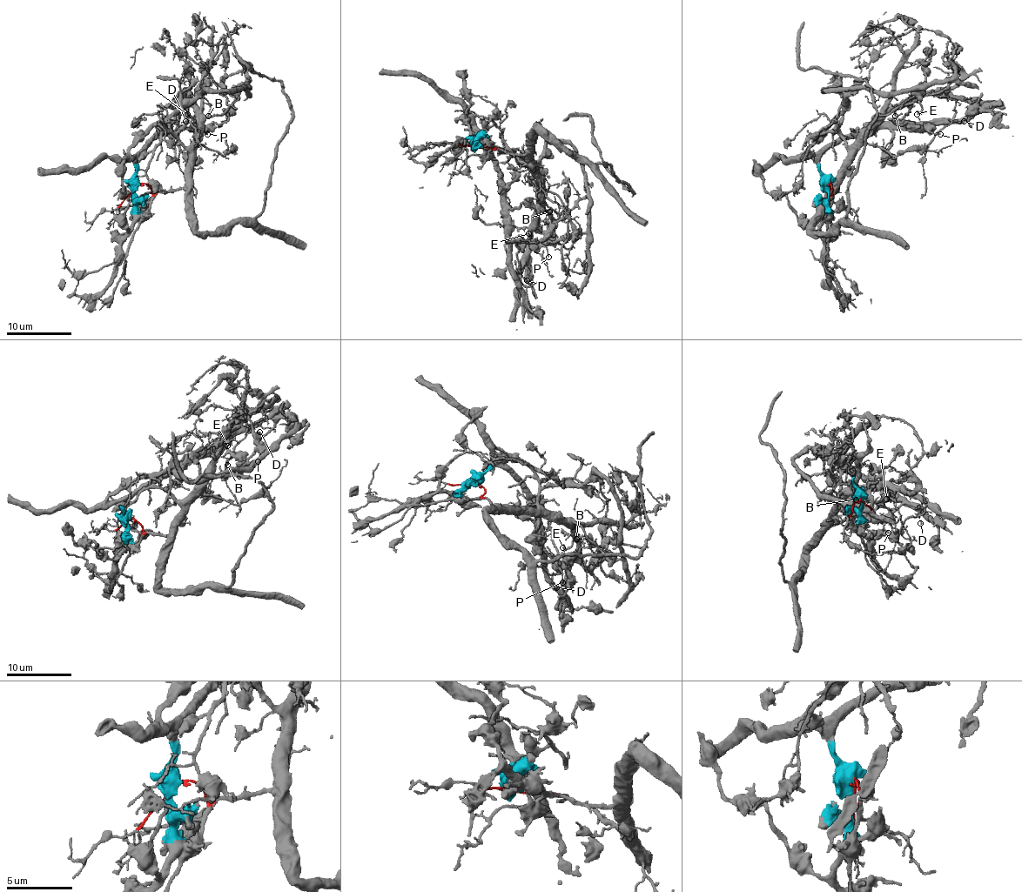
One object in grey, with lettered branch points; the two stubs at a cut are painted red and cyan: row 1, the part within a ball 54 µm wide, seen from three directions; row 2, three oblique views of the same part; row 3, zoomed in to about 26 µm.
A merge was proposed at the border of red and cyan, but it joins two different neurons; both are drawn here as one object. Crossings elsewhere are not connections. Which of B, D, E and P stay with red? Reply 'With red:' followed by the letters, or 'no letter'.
With red: B, D, E

